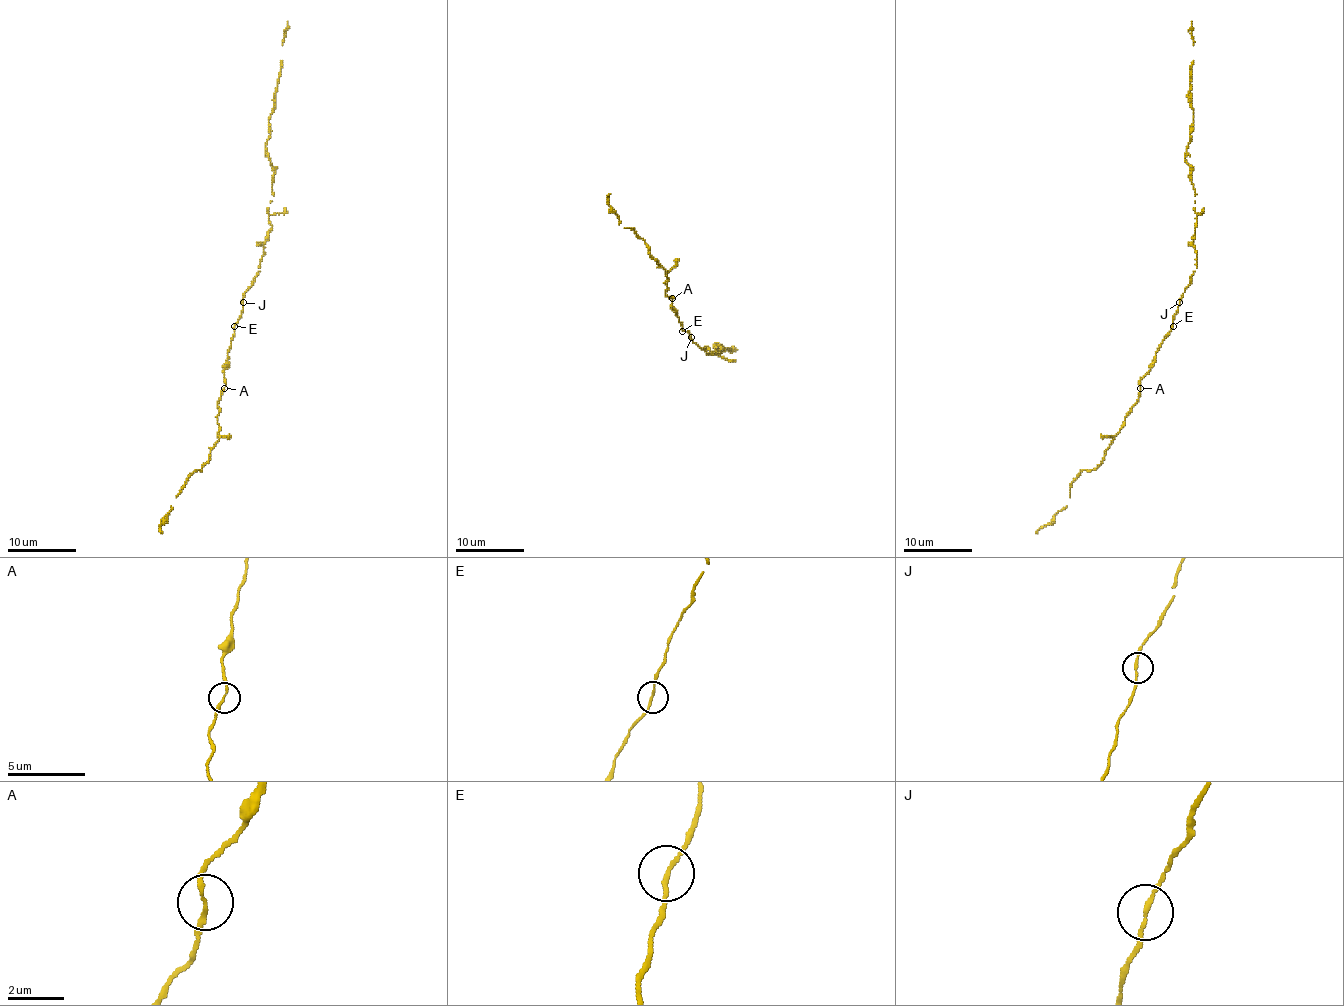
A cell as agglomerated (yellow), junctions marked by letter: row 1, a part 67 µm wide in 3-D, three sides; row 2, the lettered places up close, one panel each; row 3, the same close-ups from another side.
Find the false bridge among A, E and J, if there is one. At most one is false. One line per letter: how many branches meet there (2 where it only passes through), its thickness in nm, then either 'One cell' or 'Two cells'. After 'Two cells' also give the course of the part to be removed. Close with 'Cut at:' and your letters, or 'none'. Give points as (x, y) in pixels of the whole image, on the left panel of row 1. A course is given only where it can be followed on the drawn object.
A: Branches: 2. Thickness 150 nm. One cell
E: Branches: 2. Thickness 130 nm. One cell
J: Branches: 2. Thickness 130 nm. One cell
Cut at: none

